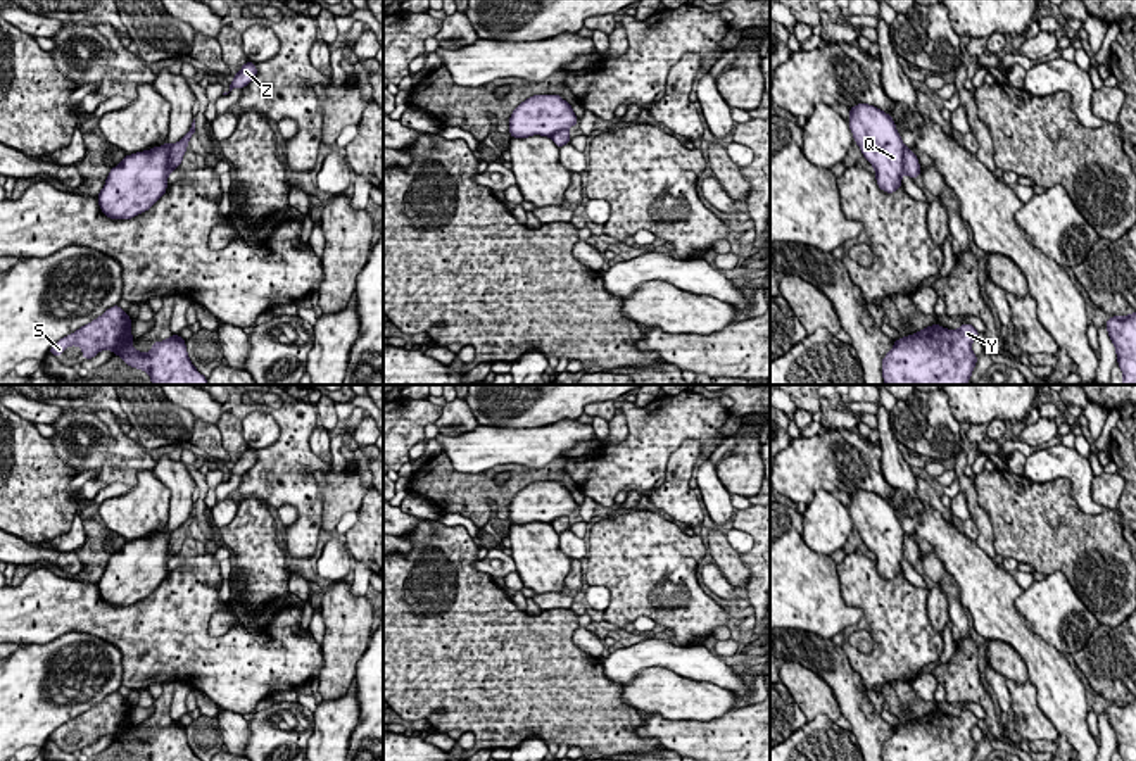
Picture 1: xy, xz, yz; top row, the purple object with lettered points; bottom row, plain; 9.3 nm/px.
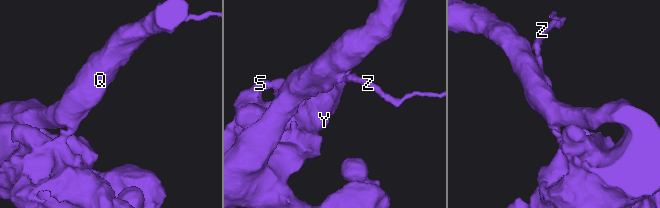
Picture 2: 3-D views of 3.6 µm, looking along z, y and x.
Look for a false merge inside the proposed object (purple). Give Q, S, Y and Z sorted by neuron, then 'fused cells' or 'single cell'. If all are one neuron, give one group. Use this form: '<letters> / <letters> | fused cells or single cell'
Q S Y / Z | fused cells

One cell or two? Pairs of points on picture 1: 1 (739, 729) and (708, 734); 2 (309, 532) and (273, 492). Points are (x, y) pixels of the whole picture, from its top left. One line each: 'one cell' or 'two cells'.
1: one cell
2: one cell

